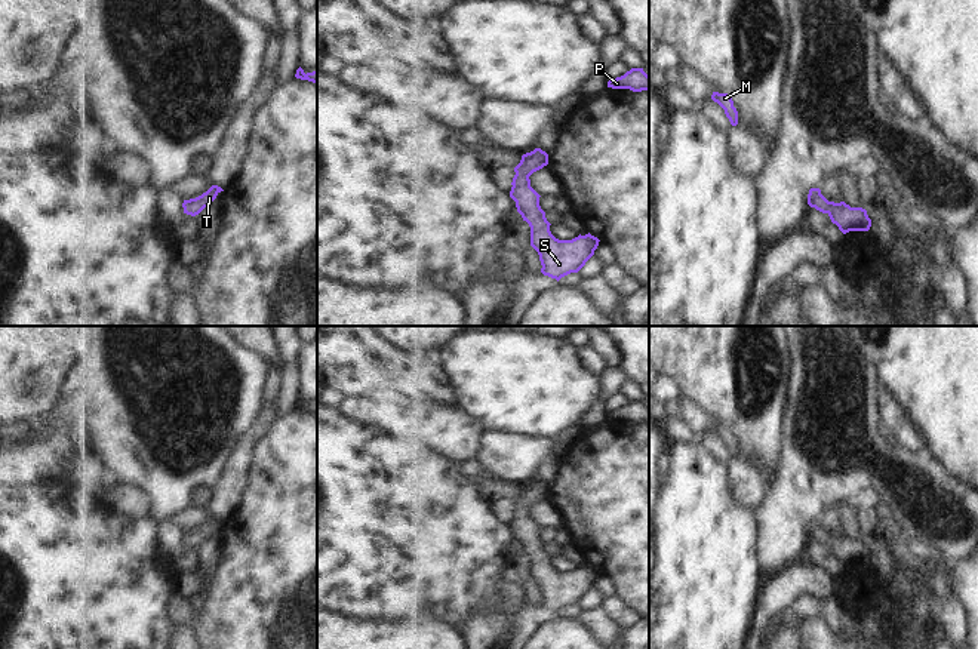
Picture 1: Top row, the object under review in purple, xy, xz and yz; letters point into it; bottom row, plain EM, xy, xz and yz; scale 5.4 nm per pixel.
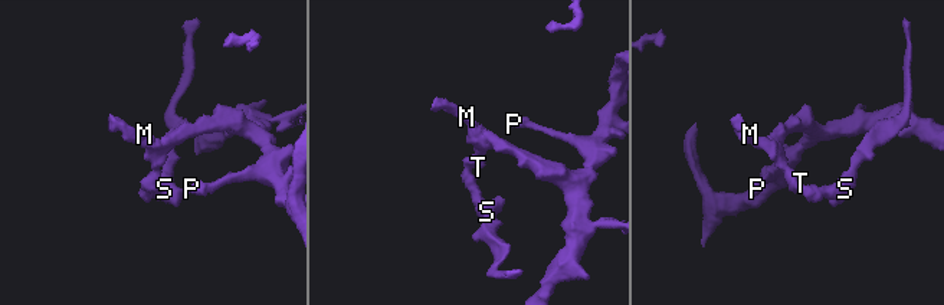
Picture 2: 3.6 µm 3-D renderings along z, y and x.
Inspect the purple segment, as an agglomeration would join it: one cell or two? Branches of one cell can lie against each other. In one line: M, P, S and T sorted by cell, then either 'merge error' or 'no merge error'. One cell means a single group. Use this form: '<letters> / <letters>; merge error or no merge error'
M P S T; no merge error

